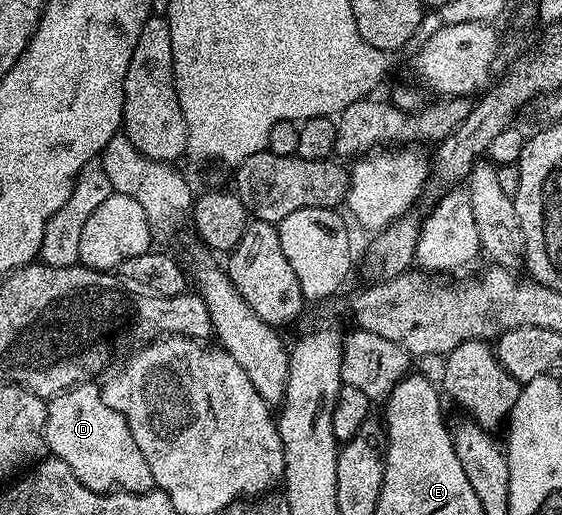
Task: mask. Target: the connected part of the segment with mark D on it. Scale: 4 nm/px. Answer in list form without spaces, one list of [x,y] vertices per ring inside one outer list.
[[[96,382],[80,383],[48,400],[44,437],[49,455],[67,461],[87,489],[102,493],[130,491],[136,495],[154,490],[151,469],[143,461],[135,437],[131,437],[131,429],[127,429],[127,421],[103,401]]]

